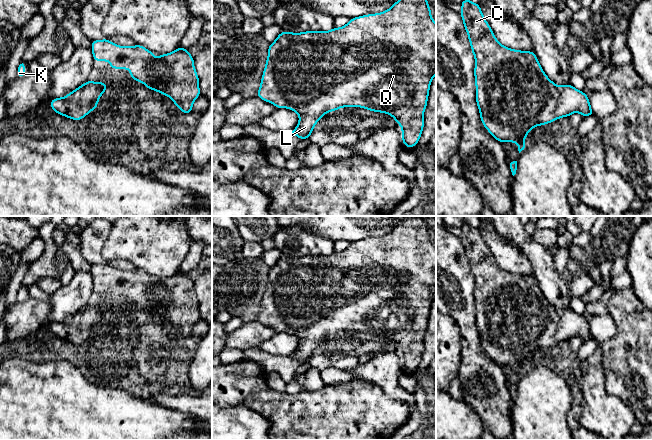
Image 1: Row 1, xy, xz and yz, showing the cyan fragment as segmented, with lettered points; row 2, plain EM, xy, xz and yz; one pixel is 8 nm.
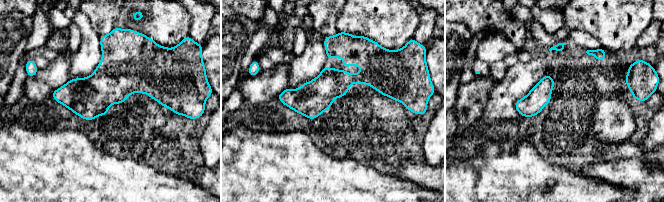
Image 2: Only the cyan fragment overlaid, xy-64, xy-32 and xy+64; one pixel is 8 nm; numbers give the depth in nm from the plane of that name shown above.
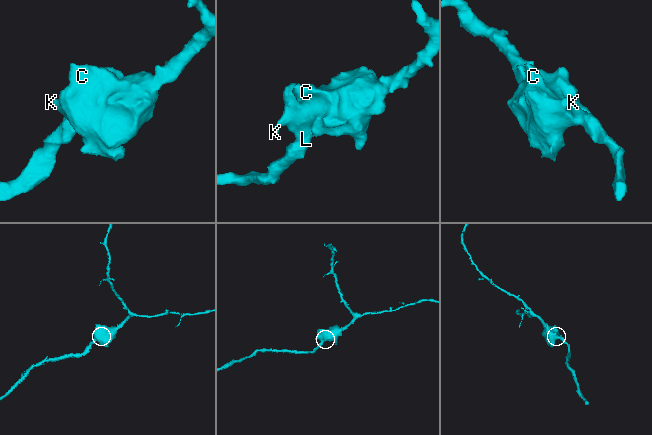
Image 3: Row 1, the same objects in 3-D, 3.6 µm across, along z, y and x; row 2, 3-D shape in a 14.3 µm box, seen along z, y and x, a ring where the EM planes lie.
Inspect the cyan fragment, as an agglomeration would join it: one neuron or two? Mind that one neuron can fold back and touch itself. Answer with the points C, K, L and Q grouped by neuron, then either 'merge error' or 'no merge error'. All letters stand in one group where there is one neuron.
C K L Q; no merge error

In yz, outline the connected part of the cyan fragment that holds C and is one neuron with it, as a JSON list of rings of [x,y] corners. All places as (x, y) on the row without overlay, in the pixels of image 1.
[[[464,222],[461,232],[460,240],[475,282],[476,328],[479,332],[480,343],[483,350],[497,365],[517,367],[520,377],[528,371],[523,365],[532,352],[552,347],[562,341],[569,341],[576,336],[579,336],[583,342],[595,339],[588,319],[571,308],[557,310],[547,301],[533,275],[514,274],[500,268],[484,242],[479,228]]]

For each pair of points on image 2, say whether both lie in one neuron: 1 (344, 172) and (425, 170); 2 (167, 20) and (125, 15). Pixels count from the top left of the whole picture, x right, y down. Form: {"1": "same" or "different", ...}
{"1": "different", "2": "same"}

